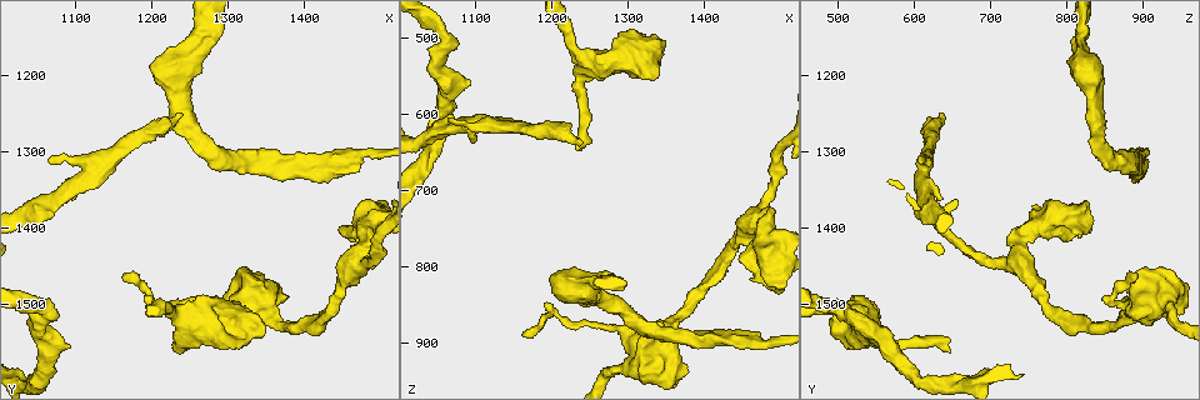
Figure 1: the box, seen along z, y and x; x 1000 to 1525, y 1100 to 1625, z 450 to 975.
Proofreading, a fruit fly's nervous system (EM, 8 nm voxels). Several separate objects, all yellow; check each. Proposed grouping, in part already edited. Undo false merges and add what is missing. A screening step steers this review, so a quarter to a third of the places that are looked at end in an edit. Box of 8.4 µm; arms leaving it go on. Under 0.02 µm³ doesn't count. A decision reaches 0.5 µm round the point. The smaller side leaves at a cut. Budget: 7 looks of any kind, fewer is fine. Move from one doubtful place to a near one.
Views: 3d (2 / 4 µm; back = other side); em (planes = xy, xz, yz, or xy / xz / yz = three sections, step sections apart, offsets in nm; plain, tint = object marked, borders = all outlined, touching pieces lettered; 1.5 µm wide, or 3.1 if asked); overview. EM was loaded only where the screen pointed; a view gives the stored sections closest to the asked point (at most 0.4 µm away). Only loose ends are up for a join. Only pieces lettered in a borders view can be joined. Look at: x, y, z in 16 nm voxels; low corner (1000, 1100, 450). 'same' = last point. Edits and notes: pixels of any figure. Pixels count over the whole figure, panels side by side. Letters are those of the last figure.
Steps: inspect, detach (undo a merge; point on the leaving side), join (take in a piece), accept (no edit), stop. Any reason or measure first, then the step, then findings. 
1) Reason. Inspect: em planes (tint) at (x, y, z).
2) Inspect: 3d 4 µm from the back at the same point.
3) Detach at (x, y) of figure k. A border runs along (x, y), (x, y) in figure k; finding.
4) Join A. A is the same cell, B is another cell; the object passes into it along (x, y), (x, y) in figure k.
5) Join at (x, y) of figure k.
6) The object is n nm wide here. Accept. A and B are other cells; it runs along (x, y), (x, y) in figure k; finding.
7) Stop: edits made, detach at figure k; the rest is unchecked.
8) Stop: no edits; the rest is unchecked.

An open end. Inspect: em planes (borders) at (1235, 1245, 630).

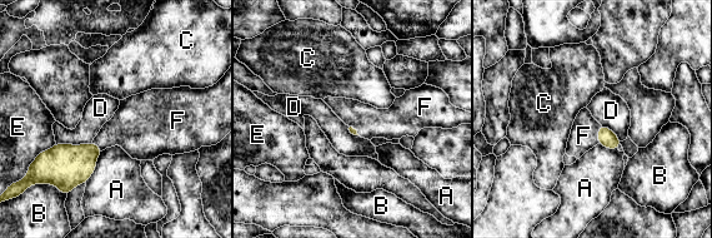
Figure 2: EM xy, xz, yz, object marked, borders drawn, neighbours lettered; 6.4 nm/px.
The longest contact is with A, 240 nm. Join F. F is the same cell, A, B, C, D and E are other cells; the object passes into it along (607, 138), (598, 134), (583, 135) in figure 2; it goes on there.

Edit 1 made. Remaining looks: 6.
Inspect: em yz step 8 (borders) at (1065, 1310, 600).

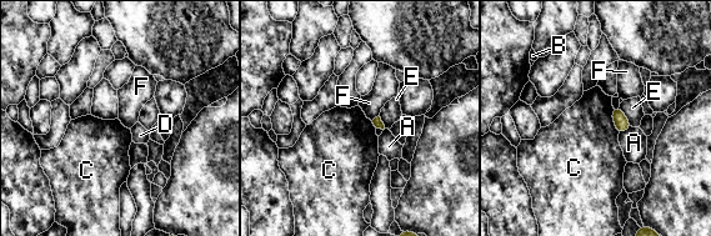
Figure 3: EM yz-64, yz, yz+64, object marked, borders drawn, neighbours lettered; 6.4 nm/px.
Another direction. Inspect: em planes (borders) at the same point.

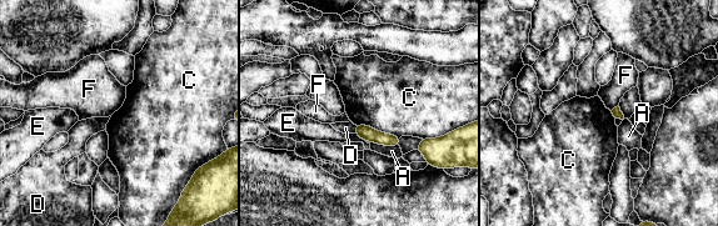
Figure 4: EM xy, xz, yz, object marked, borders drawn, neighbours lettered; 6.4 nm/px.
The longest contact is with C, 300 nm. Accept. A, C, D, E and F are other cells; no lettered piece goes on from it.

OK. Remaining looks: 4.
Branch stops here. Inspect: em planes (tint) at (1235, 1565, 650).

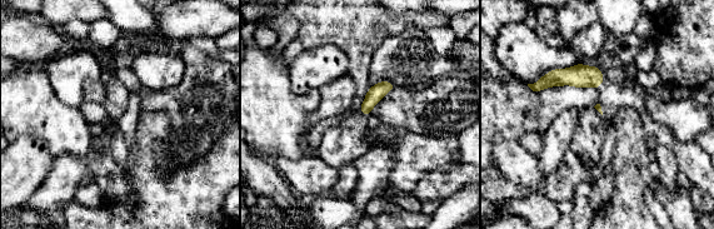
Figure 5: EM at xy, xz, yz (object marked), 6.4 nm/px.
See the neighbours. Inspect: em planes (borders) at the same point.

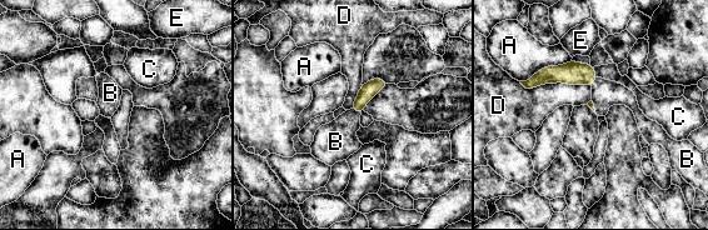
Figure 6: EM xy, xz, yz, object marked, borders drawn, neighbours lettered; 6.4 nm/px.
Join B. B is the same cell, A, C, D and E are other cells; the cell continues.

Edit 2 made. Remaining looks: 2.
Stop: edits made, join at figure 2, join at figure 6; the rest is unchecked.

